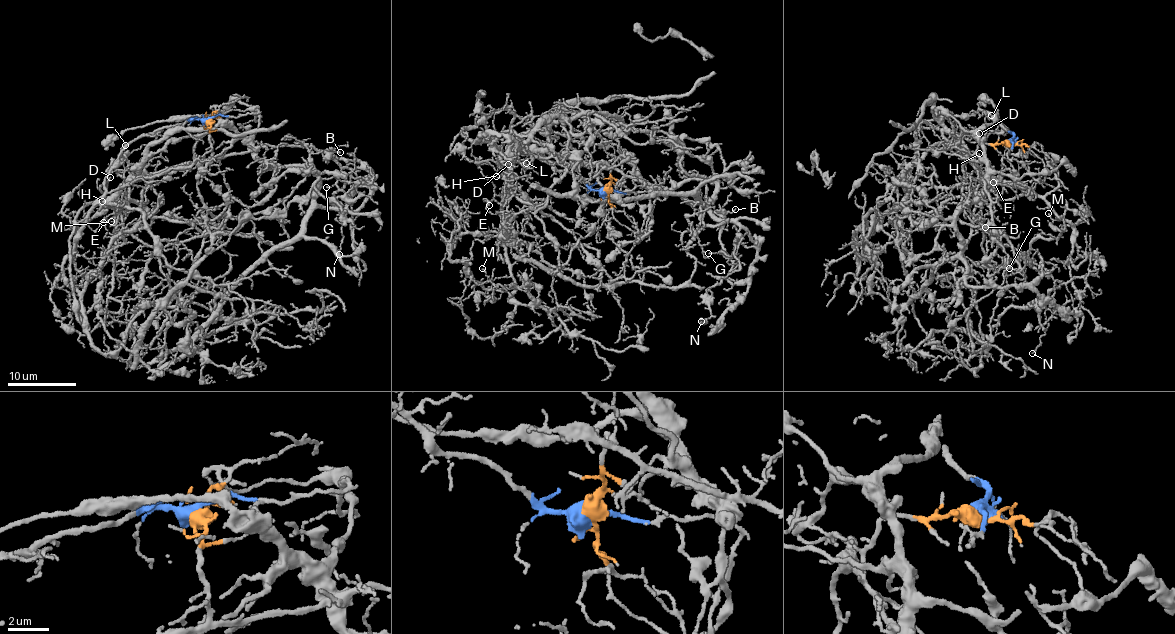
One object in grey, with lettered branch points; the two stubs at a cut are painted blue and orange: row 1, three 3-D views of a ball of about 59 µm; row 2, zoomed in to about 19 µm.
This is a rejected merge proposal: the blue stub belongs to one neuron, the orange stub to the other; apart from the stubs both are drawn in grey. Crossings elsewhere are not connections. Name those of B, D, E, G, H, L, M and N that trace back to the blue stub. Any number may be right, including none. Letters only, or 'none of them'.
D, L

